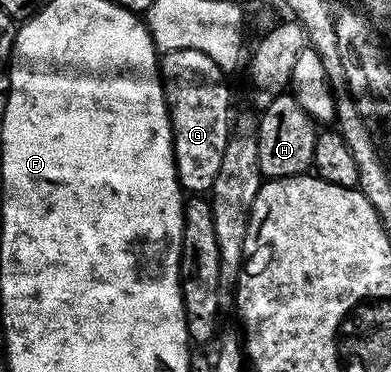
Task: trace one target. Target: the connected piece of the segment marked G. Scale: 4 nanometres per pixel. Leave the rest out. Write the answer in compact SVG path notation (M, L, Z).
M175 49L160 56L159 74L161 84L165 86L165 100L169 102L169 120L173 122L173 159L177 163L177 180L181 183L181 190L185 193L209 193L231 136L226 72L221 71L219 65L207 57L207 53L199 53L199 49Z

